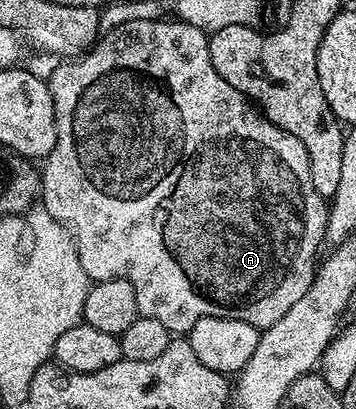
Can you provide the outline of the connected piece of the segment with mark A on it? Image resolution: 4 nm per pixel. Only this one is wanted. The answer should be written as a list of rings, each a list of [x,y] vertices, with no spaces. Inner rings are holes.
[[[161,19],[122,23],[122,27],[107,30],[91,49],[71,63],[60,63],[52,77],[47,78],[48,90],[54,99],[56,142],[50,155],[42,161],[42,208],[67,229],[89,282],[126,279],[130,287],[134,287],[140,316],[158,319],[172,335],[187,335],[199,317],[242,319],[242,323],[250,323],[261,331],[278,323],[278,319],[306,295],[314,279],[328,222],[329,202],[314,191],[306,147],[294,139],[294,135],[267,121],[248,98],[214,71],[208,39],[209,34],[189,21]]]

